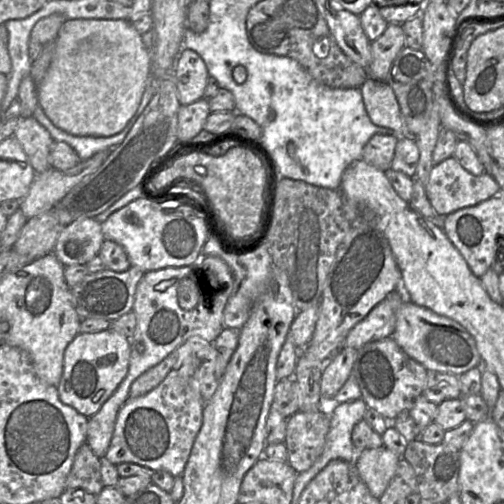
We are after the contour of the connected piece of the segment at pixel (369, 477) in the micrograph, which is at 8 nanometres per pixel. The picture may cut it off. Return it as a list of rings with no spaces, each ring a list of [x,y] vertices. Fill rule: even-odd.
[[[385,446],[357,452],[354,464],[372,496],[379,498],[384,493],[400,458]]]

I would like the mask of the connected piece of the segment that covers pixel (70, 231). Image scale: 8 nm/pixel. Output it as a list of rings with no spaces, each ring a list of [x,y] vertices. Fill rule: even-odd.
[[[95,218],[80,219],[61,230],[52,253],[64,267],[85,265],[99,254],[104,240]]]

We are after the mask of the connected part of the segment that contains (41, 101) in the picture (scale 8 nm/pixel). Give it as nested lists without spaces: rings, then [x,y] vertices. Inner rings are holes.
[[[66,20],[54,40],[49,68],[37,86],[38,105],[59,129],[73,136],[109,137],[121,132],[136,113],[151,78],[151,52],[132,21]]]

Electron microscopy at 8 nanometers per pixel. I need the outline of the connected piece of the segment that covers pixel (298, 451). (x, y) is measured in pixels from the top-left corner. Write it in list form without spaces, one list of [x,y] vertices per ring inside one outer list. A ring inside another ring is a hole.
[[[298,411],[287,419],[284,444],[287,462],[297,474],[307,471],[324,450],[330,414]]]

